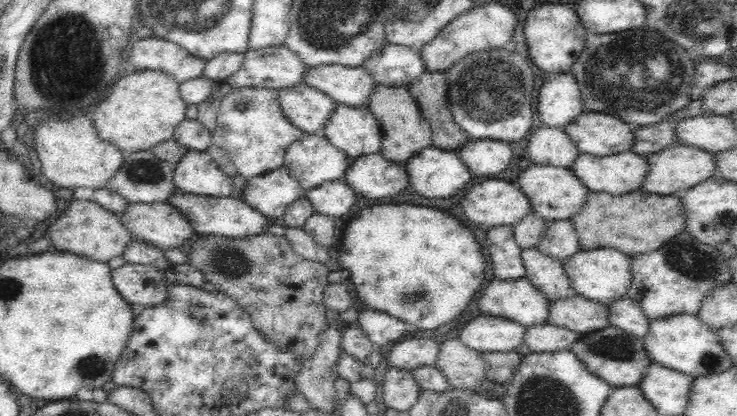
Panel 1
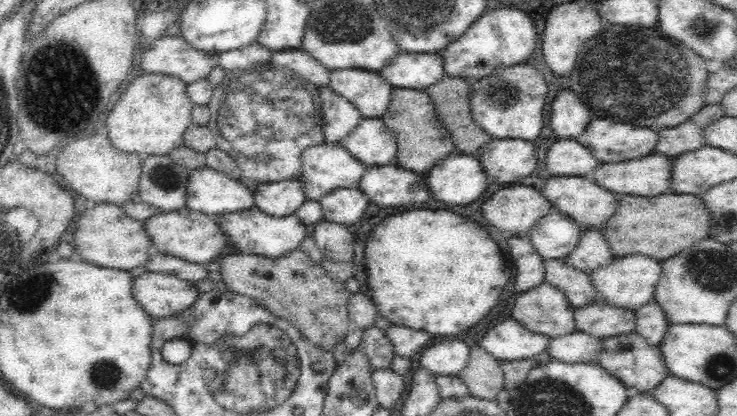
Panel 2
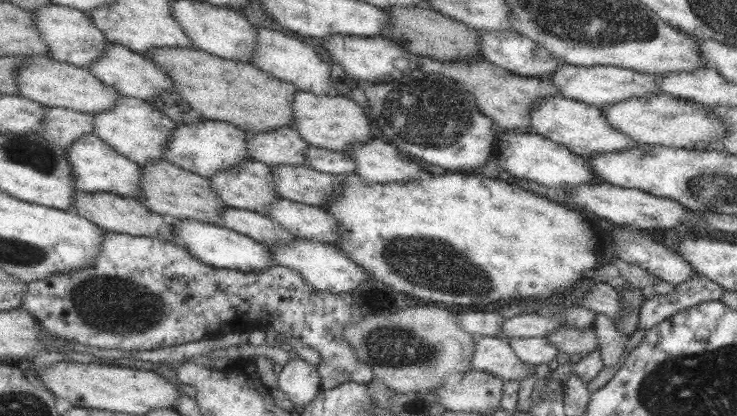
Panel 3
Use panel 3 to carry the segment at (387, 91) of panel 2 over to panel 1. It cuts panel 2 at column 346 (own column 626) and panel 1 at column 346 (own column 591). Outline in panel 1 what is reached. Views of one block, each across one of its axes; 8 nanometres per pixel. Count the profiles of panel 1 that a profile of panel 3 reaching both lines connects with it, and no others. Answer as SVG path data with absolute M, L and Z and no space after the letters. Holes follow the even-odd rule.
M344 64L308 68L304 82L350 108L368 108L372 92L378 86L366 68L350 68Z

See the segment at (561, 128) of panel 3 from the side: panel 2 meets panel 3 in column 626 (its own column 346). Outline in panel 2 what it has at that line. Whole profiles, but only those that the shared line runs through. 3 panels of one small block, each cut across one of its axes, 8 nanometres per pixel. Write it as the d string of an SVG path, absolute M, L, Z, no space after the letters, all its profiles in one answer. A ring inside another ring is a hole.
M362 118L360 124L346 136L342 146L358 158L366 170L396 162L398 142L382 118Z

